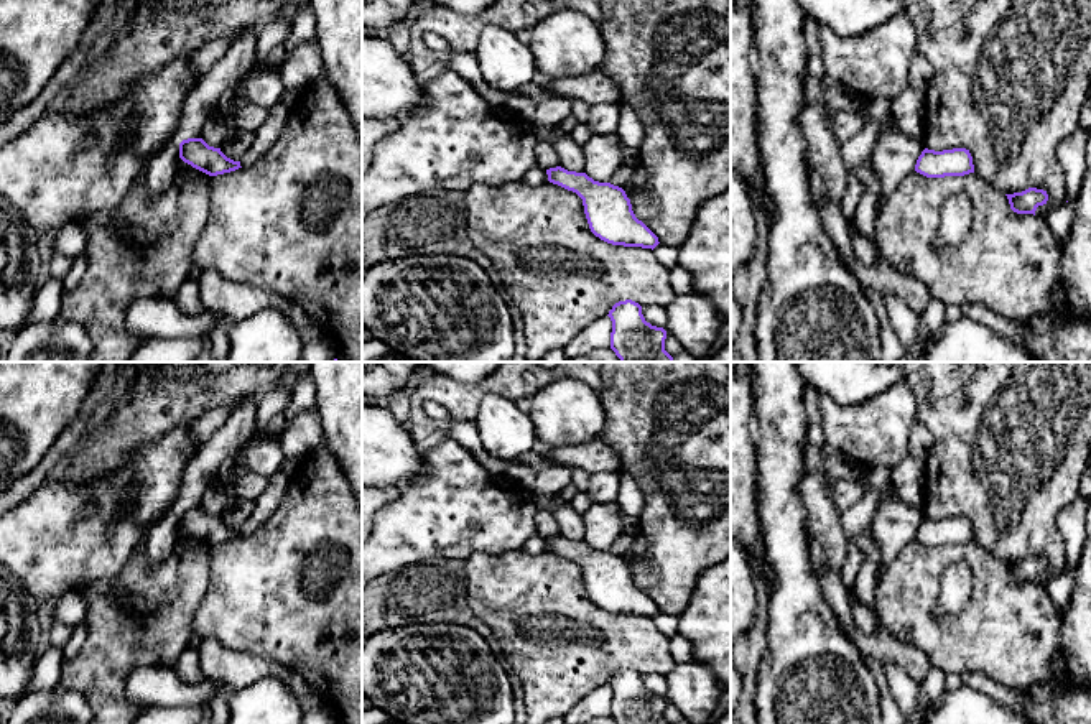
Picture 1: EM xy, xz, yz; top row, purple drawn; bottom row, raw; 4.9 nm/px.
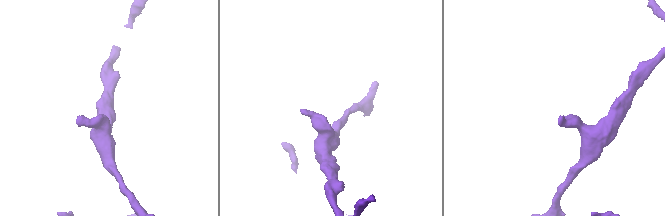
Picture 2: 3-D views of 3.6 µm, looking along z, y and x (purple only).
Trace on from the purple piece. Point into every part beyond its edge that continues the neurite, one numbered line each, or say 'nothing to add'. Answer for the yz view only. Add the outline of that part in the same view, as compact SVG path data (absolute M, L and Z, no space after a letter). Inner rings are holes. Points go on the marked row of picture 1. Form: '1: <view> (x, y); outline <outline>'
nothing to add

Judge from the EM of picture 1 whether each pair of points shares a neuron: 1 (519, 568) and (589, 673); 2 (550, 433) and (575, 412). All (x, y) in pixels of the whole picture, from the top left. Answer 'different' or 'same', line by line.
1: same
2: same

